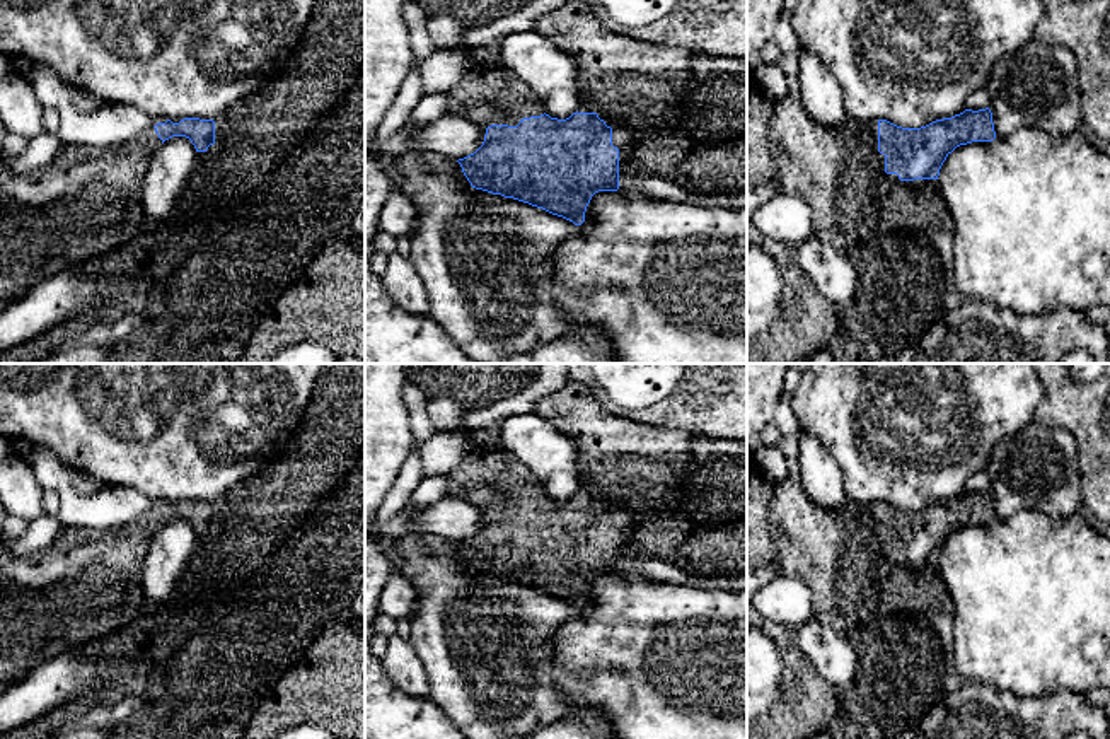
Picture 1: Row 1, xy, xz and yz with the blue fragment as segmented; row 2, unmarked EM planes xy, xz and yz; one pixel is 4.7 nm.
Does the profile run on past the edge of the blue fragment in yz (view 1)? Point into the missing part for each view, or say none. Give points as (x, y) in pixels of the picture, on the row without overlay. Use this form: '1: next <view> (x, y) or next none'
1: next none

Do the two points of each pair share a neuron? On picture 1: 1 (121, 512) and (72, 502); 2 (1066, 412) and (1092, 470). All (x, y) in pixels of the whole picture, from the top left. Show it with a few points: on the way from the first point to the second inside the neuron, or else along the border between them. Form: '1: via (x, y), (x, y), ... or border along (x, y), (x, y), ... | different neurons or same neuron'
1: via (109, 511), (84, 511) | same neuron
2: via (1080, 425), (1092, 437), (1092, 456) | same neuron

